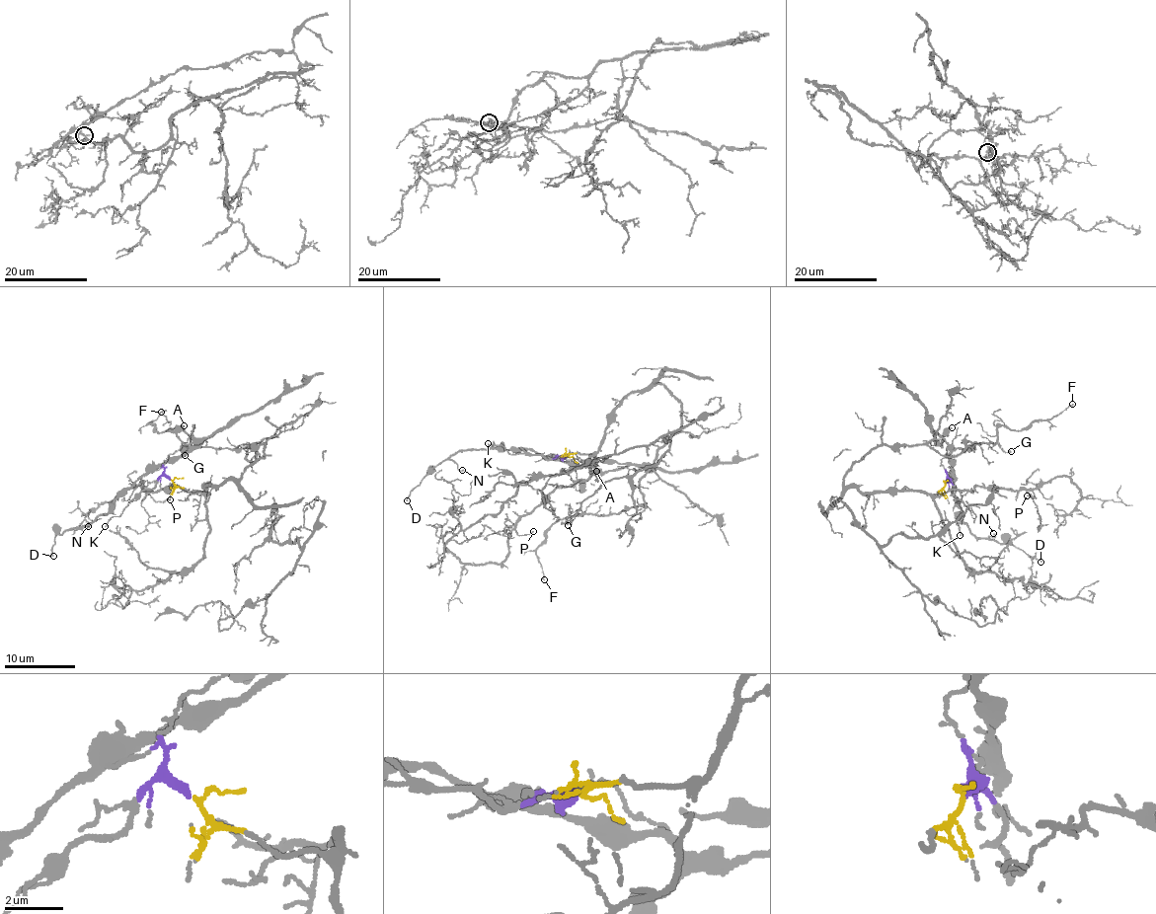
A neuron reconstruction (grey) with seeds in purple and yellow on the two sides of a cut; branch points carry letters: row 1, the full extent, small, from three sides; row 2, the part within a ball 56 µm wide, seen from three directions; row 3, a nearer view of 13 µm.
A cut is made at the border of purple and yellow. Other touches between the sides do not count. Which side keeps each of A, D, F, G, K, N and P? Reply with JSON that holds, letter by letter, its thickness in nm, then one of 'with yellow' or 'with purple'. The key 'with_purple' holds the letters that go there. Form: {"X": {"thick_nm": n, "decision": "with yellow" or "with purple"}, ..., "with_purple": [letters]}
{"A": {"thick_nm": 220, "decision": "with purple"}, "D": {"thick_nm": 110, "decision": "with purple"}, "F": {"thick_nm": 120, "decision": "with yellow"}, "G": {"thick_nm": 120, "decision": "with yellow"}, "K": {"thick_nm": 100, "decision": "with purple"}, "N": {"thick_nm": 120, "decision": "with purple"}, "P": {"thick_nm": 120, "decision": "with yellow"}, "with_purple": ["A", "D", "K", "N"]}

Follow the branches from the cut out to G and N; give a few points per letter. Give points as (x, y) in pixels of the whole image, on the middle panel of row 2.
G: (567, 456), (594, 454), (631, 394), (663, 385), (680, 404), (679, 428), (641, 479), (646, 505), (568, 525)
N: (567, 456), (541, 456), (534, 450), (457, 450), (450, 458), (463, 470)

